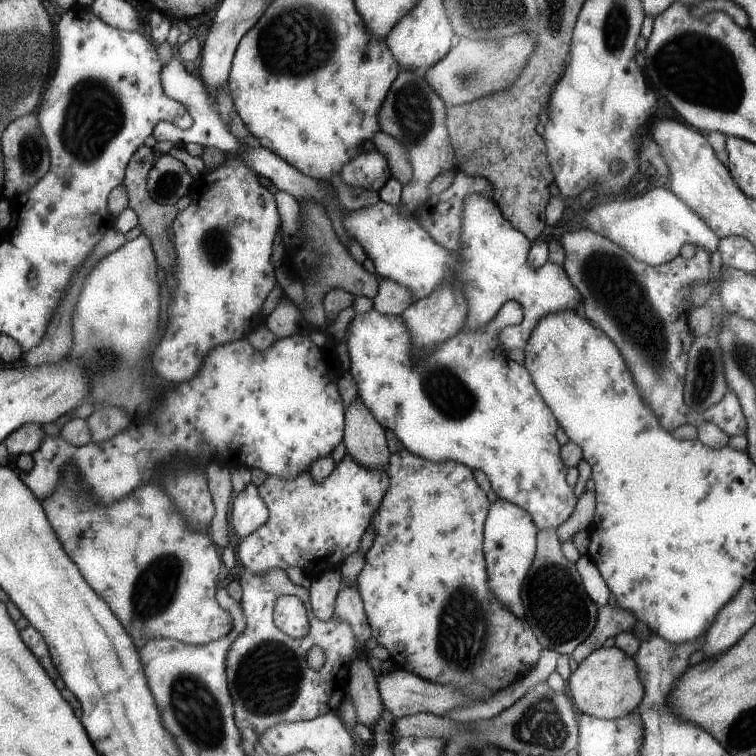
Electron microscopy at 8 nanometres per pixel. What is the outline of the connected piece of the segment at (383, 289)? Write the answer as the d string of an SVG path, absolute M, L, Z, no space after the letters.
M380 278L379 290L373 300L373 307L378 312L390 316L401 316L404 310L415 302L416 300L412 300L410 288L404 288L388 278Z

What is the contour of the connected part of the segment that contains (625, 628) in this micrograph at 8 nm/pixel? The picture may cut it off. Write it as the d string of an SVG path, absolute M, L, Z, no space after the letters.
M606 603L599 607L599 621L596 622L596 628L592 630L591 636L576 646L575 652L569 656L575 658L578 663L582 662L592 652L602 647L608 638L616 637L620 632L632 632L635 624L636 618L632 616L632 612L624 610L620 604L611 606Z

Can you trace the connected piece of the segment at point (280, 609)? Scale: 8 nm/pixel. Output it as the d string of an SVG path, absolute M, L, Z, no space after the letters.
M287 596L276 598L274 618L276 626L292 638L302 638L310 630L306 612Z

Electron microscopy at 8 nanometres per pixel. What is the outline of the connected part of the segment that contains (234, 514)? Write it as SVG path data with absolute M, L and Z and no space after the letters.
M252 483L248 484L232 502L232 512L230 512L232 530L242 540L266 523L268 518L269 510L262 500L258 487Z

